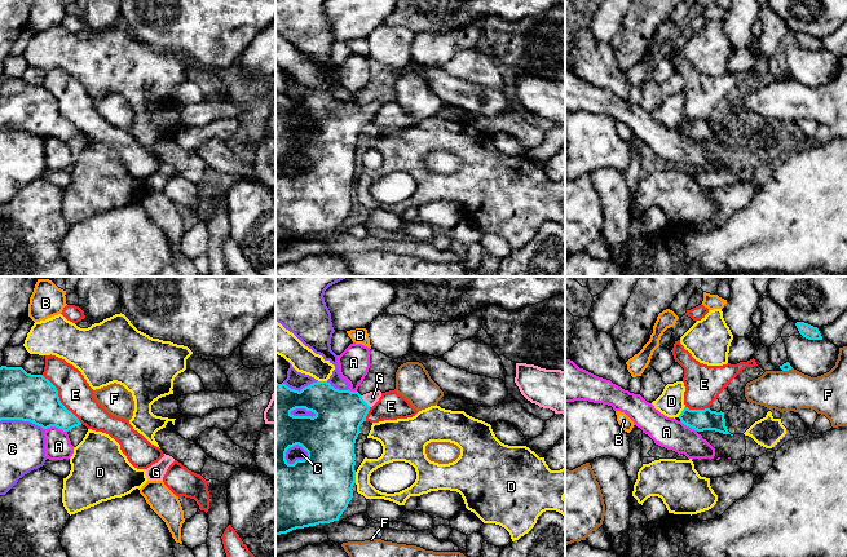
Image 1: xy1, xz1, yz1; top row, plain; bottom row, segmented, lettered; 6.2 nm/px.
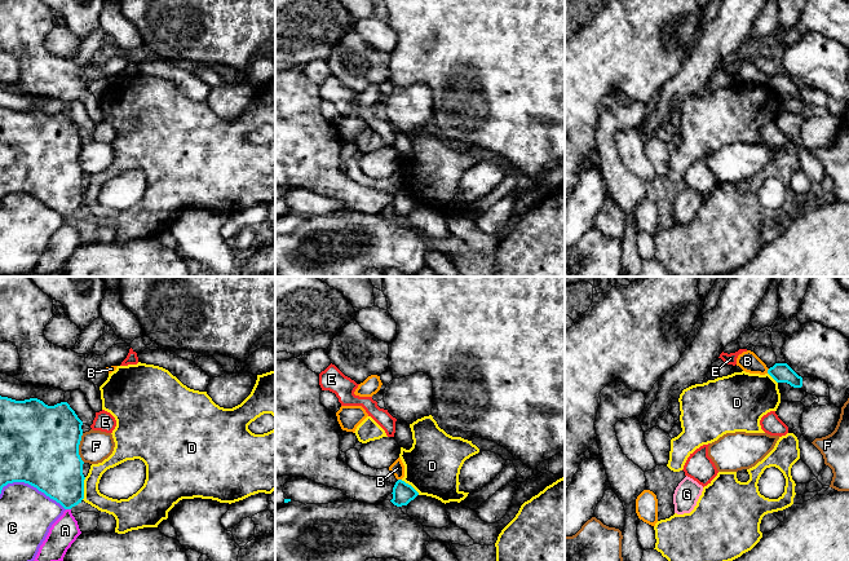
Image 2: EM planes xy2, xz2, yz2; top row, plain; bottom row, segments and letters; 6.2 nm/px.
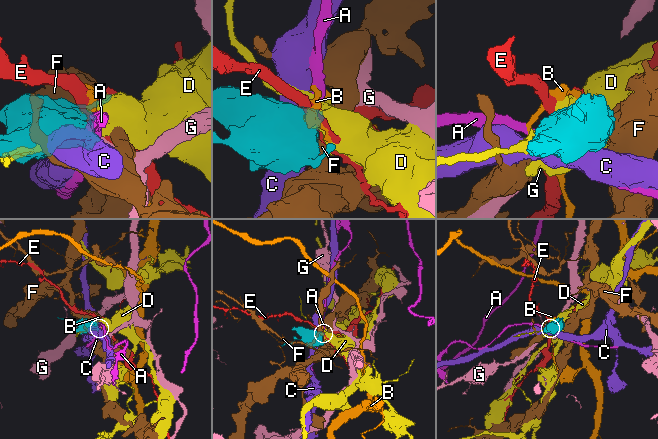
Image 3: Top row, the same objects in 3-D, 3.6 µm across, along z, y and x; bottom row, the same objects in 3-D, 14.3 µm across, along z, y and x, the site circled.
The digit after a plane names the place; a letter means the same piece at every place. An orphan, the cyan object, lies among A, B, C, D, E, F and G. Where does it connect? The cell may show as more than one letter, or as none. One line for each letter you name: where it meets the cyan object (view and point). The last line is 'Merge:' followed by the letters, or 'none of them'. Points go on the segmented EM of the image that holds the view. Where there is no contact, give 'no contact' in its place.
G: meets cyan in xz1 at (364, 401)
Merge: G

